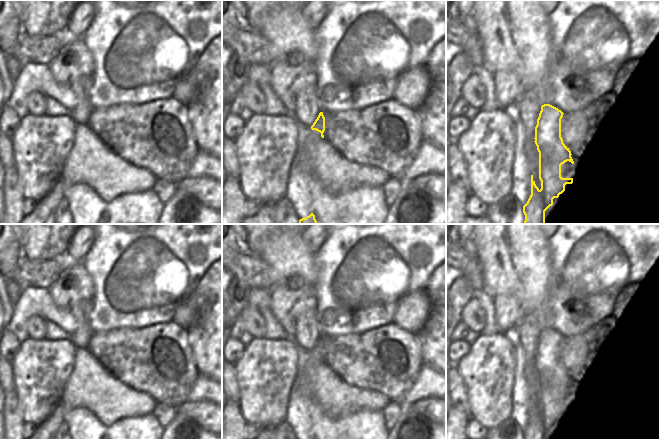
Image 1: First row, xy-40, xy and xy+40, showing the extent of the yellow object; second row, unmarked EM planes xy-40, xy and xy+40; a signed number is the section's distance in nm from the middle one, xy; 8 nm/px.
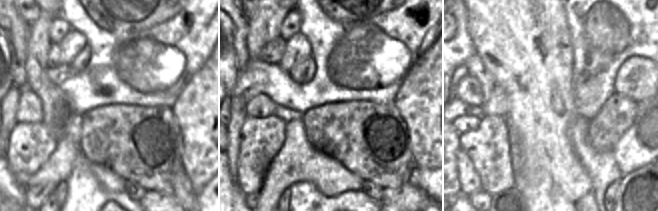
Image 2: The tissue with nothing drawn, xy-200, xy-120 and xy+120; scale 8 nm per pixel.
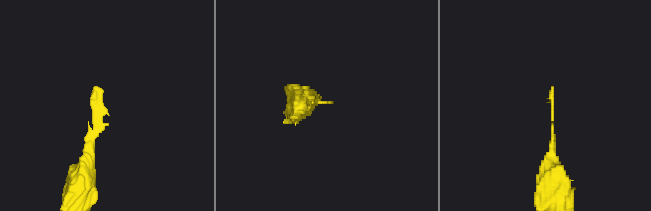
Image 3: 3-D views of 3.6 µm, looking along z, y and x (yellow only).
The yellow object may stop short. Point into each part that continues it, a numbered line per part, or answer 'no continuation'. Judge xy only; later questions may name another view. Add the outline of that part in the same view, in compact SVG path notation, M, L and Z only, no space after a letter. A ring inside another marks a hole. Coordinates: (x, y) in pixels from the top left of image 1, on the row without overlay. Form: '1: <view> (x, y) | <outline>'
1: xy (305, 334) | M310 308L302 312L293 324L290 338L302 352L311 351L321 336L315 311L316 308Z

